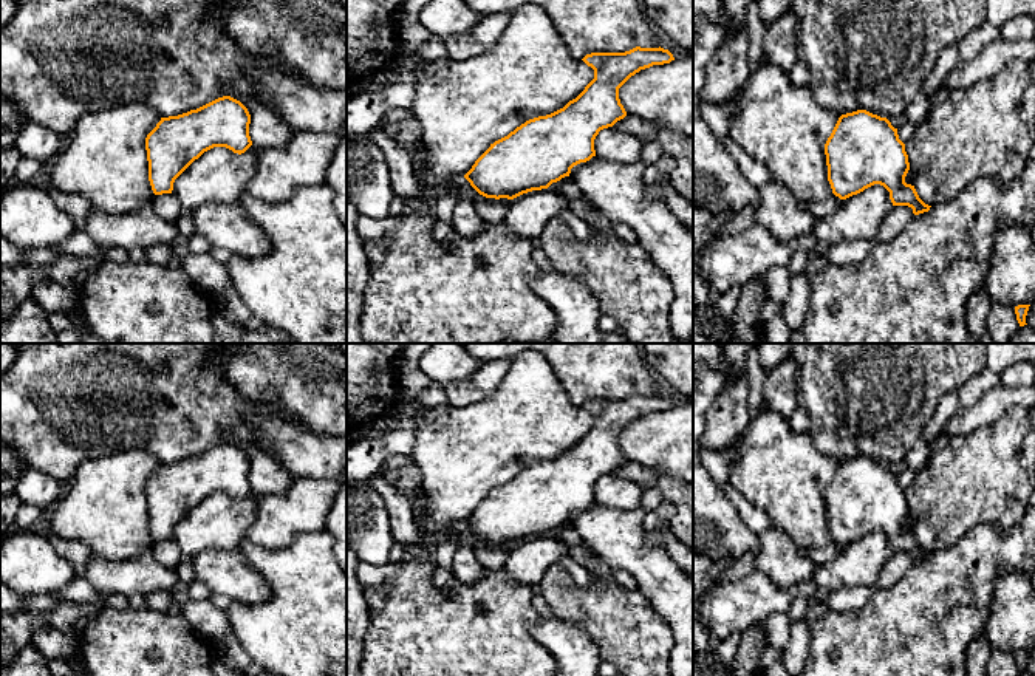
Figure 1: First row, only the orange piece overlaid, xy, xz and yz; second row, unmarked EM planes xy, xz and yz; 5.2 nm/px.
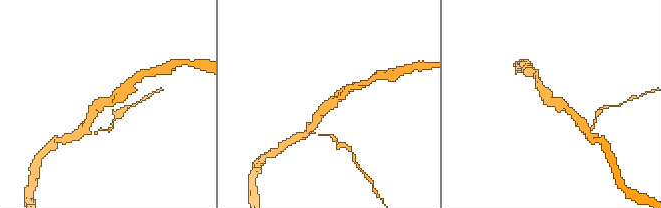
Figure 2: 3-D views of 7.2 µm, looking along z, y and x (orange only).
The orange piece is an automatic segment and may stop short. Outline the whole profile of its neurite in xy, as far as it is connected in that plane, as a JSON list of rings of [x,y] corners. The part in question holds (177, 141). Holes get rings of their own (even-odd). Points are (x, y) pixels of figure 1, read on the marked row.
[[[231,96],[178,116],[161,118],[145,138],[153,193],[172,193],[175,179],[213,147],[244,153],[252,145],[249,124],[248,108]]]

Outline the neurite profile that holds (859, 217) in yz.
[[[874,184],[842,200],[832,215],[817,220],[812,234],[822,248],[840,241],[876,241],[876,234],[893,207],[890,192],[883,186]]]

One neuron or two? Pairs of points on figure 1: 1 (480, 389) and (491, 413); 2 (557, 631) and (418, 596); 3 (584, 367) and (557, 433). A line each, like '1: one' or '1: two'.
1: two
2: two
3: two

